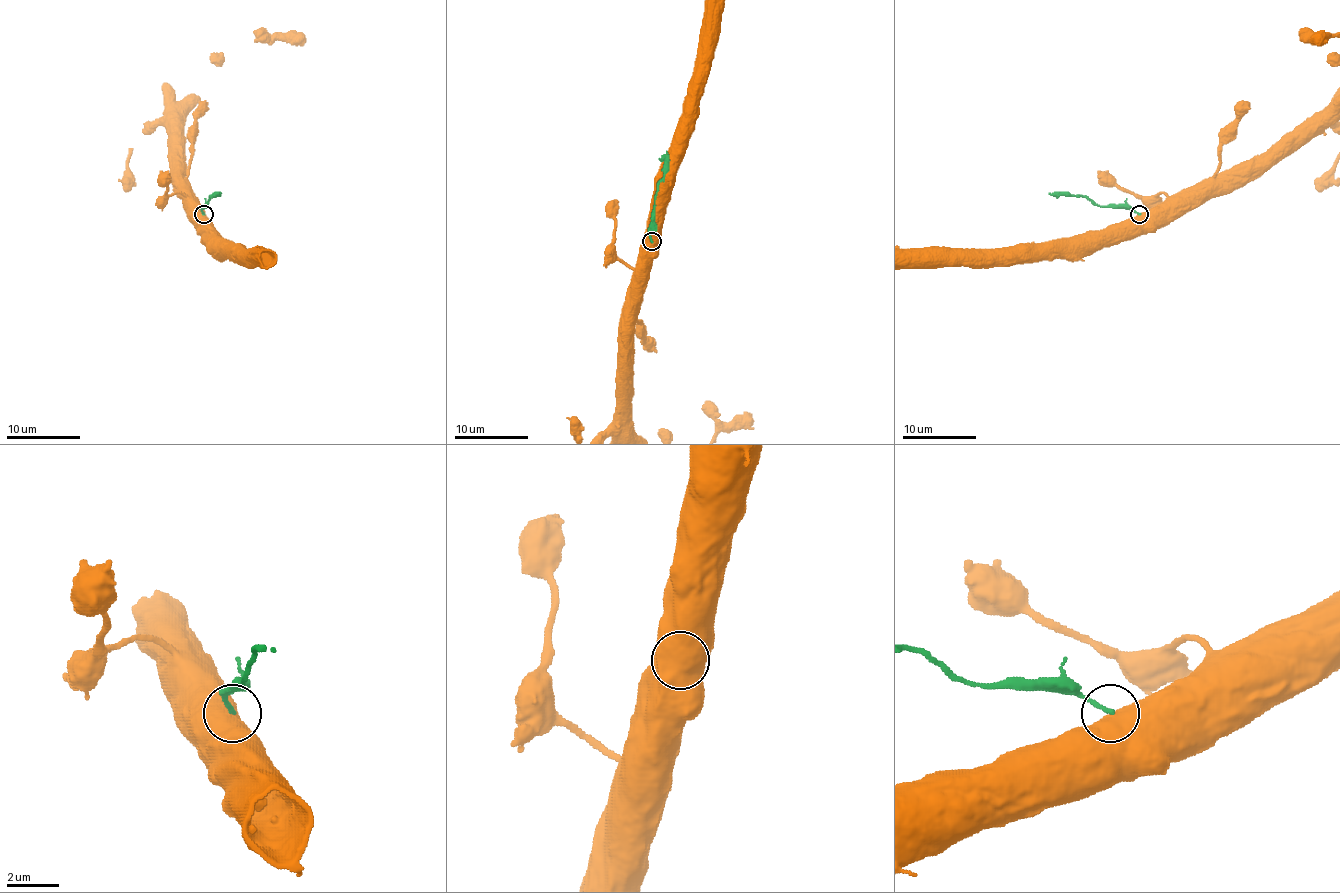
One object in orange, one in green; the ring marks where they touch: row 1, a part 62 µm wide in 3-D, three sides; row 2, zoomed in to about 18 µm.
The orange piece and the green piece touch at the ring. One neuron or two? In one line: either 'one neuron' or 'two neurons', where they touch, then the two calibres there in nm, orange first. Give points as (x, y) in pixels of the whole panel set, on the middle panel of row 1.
two neurons; at (651, 241); 750 nm thick on the orange side, 150 nm on the other

